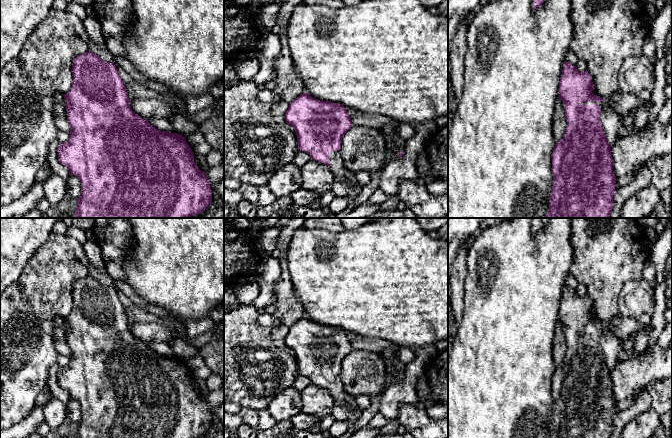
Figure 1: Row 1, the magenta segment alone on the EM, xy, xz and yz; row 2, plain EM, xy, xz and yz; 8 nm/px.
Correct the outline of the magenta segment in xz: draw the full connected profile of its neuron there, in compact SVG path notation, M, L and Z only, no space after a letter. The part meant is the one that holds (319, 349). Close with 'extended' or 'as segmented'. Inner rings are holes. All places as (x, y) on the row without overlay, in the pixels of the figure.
M305 316L290 327L285 344L295 354L298 374L327 389L336 403L350 410L347 423L351 427L363 410L355 397L344 392L339 377L344 358L353 350L346 332L315 323Z; extended

